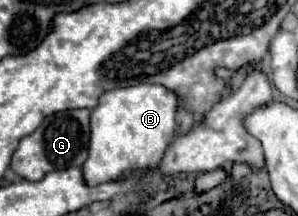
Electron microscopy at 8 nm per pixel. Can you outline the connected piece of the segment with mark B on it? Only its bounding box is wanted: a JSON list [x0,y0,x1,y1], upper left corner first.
[82,82,176,186]

